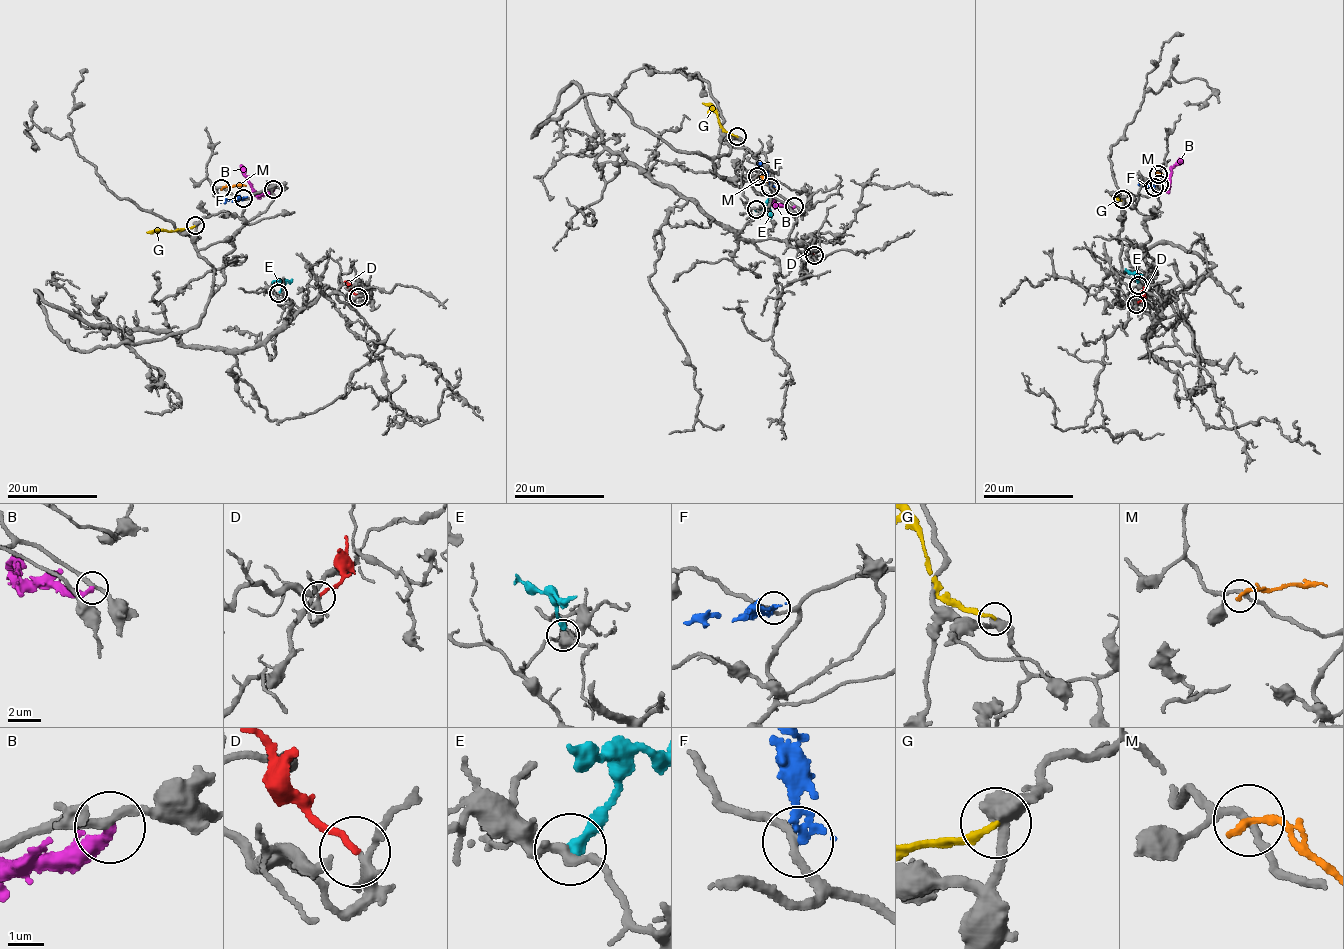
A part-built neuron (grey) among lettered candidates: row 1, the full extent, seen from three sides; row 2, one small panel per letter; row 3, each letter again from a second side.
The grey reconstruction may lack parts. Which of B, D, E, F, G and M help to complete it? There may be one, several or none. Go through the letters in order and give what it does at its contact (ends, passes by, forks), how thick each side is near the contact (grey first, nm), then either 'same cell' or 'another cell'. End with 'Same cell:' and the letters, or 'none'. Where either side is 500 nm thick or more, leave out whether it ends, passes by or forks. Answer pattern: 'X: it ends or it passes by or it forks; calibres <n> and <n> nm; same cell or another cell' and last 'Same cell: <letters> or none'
B: it ends; calibres 240 and 280 nm; another cell
D: it ends; calibres 260 and 160 nm; another cell
E: it ends; calibres 240 and 340 nm; another cell
F: it ends; calibres 200 and 220 nm; another cell
G: it ends; calibres 440 and 170 nm; another cell
M: it ends; calibres 200 and 260 nm; another cell
Same cell: none

